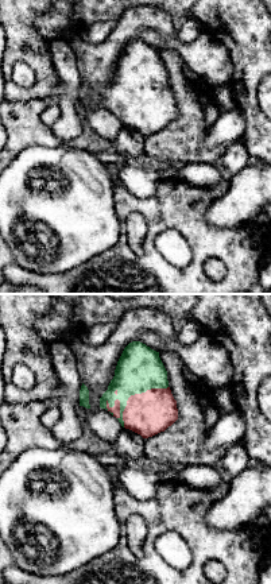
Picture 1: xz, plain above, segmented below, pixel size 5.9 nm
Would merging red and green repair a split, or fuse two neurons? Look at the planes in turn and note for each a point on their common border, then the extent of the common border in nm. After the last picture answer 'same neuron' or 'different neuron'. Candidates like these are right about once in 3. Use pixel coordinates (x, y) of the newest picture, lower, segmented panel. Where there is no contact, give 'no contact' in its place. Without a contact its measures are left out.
meets red at (128, 399); contact 400 nm long

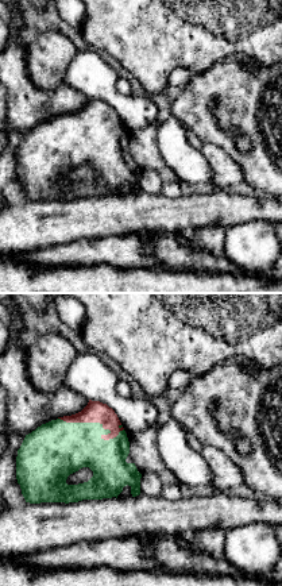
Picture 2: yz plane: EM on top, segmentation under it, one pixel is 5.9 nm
meets red at (99, 421); contact 400 nm long

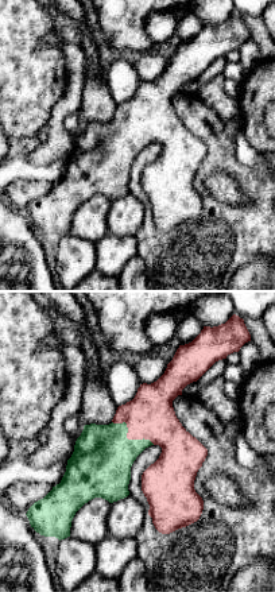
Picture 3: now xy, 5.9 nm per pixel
meets red at (127, 437); contact 300 nm long

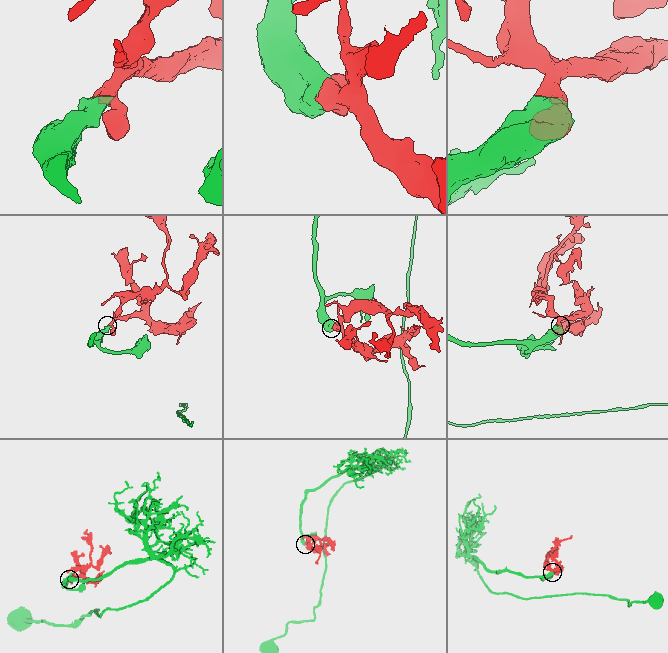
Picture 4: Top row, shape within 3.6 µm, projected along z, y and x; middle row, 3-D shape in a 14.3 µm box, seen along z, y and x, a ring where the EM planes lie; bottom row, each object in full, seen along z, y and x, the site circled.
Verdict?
same neuron

